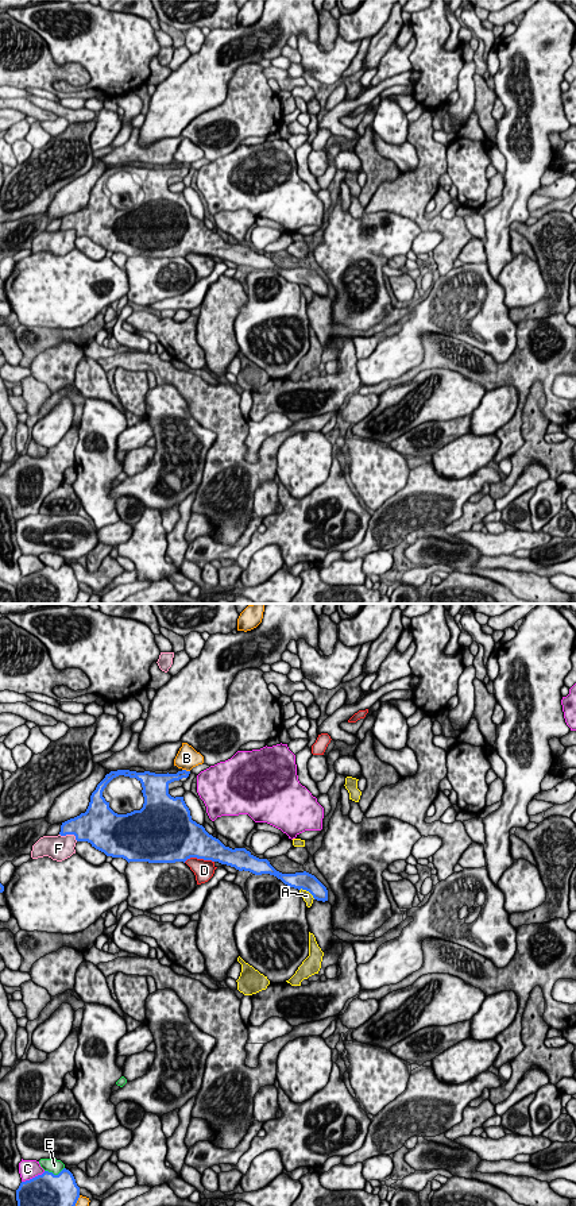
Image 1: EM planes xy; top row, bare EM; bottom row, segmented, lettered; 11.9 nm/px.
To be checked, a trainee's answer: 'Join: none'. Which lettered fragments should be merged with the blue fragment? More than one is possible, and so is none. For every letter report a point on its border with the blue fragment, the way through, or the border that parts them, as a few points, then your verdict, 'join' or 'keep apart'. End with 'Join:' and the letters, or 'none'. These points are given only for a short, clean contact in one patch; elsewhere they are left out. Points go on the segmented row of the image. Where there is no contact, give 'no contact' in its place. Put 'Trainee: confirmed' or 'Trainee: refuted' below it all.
A: meets blue in xy at (308, 890); keep apart
B: meets blue in xy at (185, 770); keep apart
C: meets blue in xy at (33, 1178); keep apart
D: meets blue in xy at (198, 858); keep apart
E: meets blue in xy at (53, 1174); keep apart
F: meets blue in xy at (69, 833); keep apart
Join: none
Trainee: confirmed

